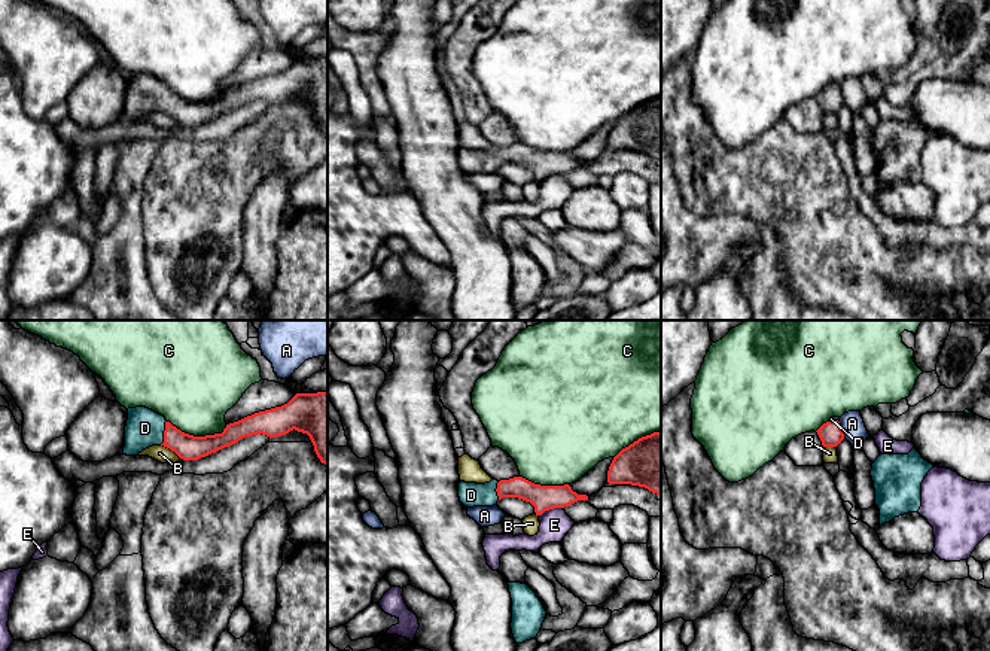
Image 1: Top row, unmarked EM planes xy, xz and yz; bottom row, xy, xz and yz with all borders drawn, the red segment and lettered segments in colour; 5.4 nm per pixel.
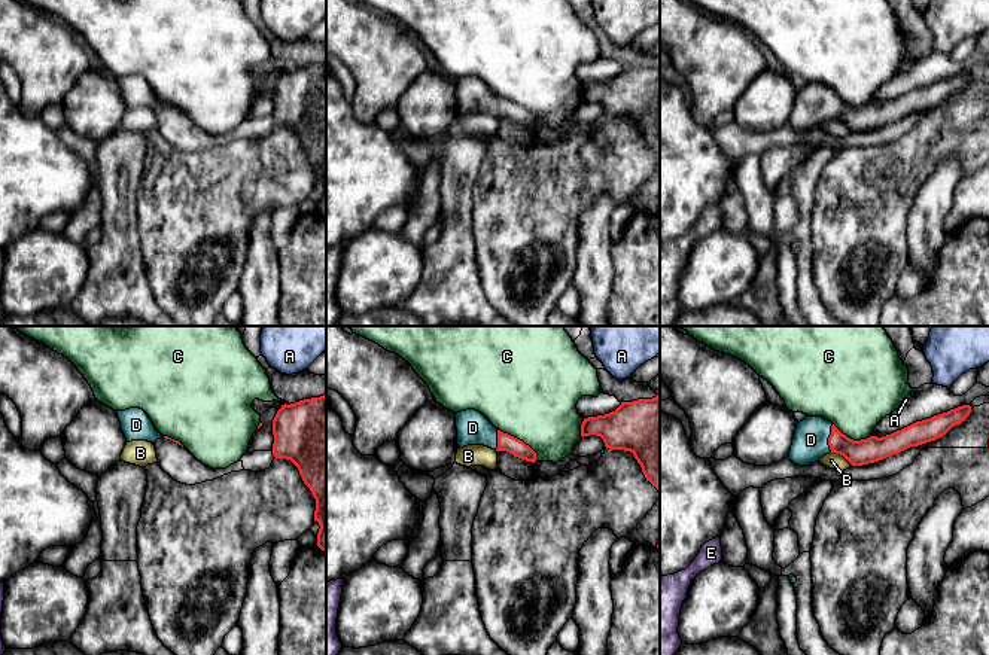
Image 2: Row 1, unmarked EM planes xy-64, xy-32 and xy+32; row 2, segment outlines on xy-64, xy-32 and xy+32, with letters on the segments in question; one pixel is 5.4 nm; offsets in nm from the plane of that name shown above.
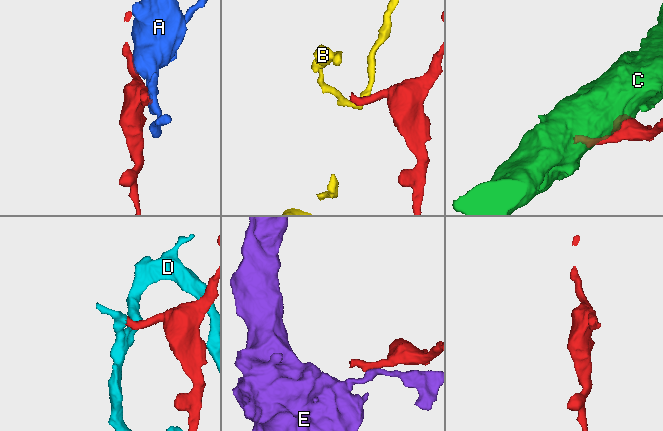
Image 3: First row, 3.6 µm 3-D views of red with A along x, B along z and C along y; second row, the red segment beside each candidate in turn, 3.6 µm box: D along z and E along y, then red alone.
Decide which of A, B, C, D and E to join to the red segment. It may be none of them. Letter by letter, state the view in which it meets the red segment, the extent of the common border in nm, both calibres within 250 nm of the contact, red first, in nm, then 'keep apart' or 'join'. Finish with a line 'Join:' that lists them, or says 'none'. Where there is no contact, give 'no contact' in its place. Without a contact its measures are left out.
A: yz | 90 nm | 120/130 nm | keep apart
B: xy | 130 nm | 140/90 nm | keep apart
C: xy | 320 nm | 140/420 nm | keep apart
D: xy | 140 nm | 140/200 nm | join
E: xz | 140 nm | 140/160 nm | keep apart
Join: D

